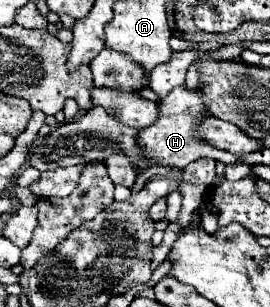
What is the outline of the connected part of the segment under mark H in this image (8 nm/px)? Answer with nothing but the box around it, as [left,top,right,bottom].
[138,86,238,168]

